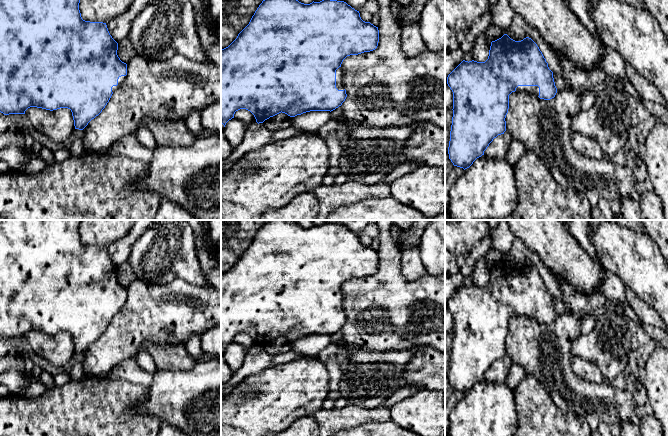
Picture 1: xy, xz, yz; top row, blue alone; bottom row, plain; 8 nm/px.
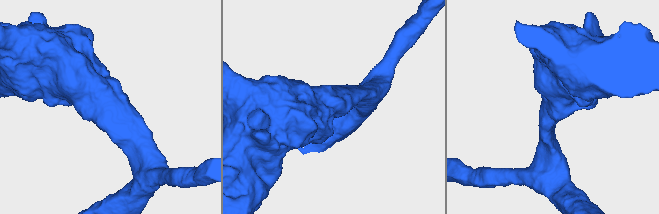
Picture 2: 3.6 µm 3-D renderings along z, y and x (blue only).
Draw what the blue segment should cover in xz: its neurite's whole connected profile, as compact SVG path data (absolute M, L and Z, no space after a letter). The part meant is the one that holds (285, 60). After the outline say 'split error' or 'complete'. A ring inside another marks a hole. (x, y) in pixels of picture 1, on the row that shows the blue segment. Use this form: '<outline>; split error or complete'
M263 0L259 5L249 24L238 34L237 38L226 48L221 49L221 123L226 123L234 118L236 111L246 109L250 111L256 122L263 123L265 120L279 113L285 113L295 117L310 111L333 111L345 101L347 94L343 85L343 74L341 64L350 55L358 55L370 52L377 48L379 42L379 30L370 22L361 19L359 11L352 8L344 1L322 0L304 4L298 0Z; split error

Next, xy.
M0 0L0 112L4 115L25 114L30 107L46 110L68 108L72 112L75 129L83 130L98 116L109 102L112 94L127 75L127 64L117 55L118 43L110 35L106 23L85 21L79 10L80 0Z; split error

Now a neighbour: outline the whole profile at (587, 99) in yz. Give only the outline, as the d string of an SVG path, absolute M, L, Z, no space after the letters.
M585 92L581 97L580 97L580 107L581 110L586 110L588 109L590 106L593 105L595 101L595 94L593 92Z

